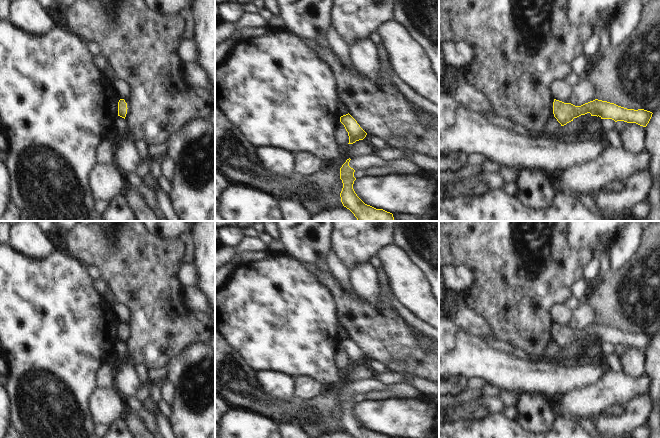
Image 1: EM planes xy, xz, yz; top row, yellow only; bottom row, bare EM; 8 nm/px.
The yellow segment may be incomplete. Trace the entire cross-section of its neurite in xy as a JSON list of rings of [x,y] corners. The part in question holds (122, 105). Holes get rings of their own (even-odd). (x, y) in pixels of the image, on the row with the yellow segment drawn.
[[[120,99],[118,102],[118,116],[122,117],[125,119],[126,114],[127,114],[127,103],[125,102],[124,99]]]

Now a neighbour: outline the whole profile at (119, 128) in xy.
[[[116,116],[114,120],[113,131],[121,138],[126,136],[126,120],[120,116]]]

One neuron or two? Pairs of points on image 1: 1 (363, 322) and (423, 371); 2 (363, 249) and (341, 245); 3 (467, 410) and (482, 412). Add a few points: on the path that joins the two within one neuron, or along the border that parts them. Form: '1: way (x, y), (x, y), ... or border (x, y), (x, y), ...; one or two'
1: way (378, 331), (395, 343), (408, 356); one
2: way (358, 245), (346, 245); one
3: way (471, 412), (478, 412); one

